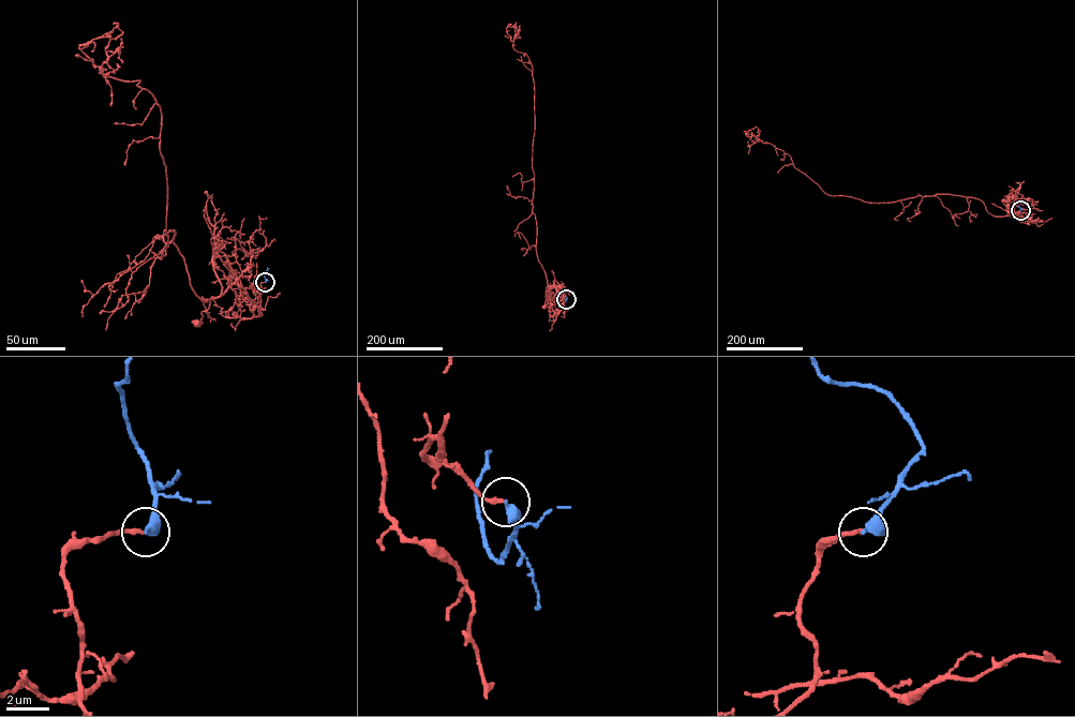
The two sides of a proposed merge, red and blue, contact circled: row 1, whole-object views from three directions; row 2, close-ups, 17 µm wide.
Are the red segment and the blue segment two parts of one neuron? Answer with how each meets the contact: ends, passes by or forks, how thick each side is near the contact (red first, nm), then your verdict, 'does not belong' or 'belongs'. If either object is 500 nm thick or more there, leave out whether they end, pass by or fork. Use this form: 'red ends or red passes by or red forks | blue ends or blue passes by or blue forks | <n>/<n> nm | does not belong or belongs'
red ends | blue ends | 220/440 nm | belongs

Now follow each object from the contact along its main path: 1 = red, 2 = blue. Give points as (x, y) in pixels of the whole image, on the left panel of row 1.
1: (265, 282), (260, 283), (260, 294), (232, 284), (210, 300), (209, 307), (202, 312), (203, 317), (196, 324)
2: (265, 282), (264, 273), (267, 269)

